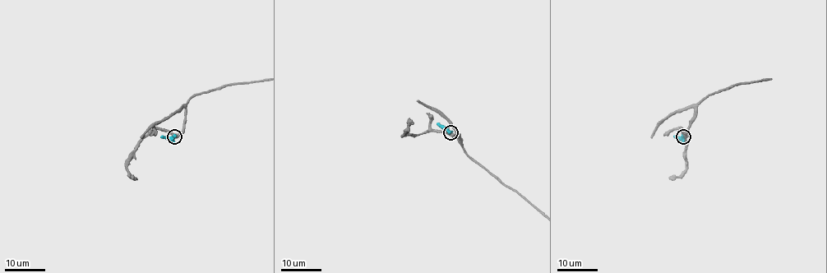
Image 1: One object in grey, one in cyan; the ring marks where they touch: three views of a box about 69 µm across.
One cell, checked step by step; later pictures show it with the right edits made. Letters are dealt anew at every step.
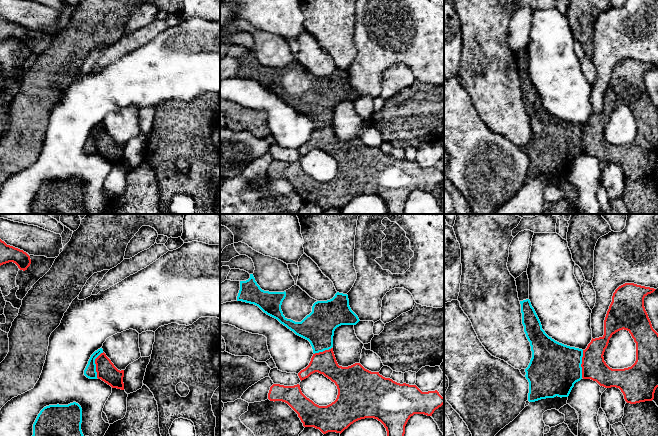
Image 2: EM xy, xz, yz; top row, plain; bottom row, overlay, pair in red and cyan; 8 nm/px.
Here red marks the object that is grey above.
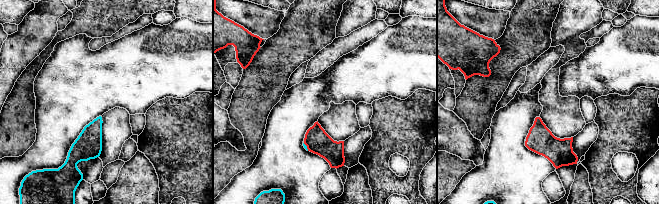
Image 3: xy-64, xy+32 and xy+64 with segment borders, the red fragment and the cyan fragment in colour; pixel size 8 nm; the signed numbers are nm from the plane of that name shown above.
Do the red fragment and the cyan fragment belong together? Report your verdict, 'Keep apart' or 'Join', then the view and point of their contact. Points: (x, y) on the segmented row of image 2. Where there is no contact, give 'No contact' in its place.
Keep apart. Touches red at yz (581, 364)

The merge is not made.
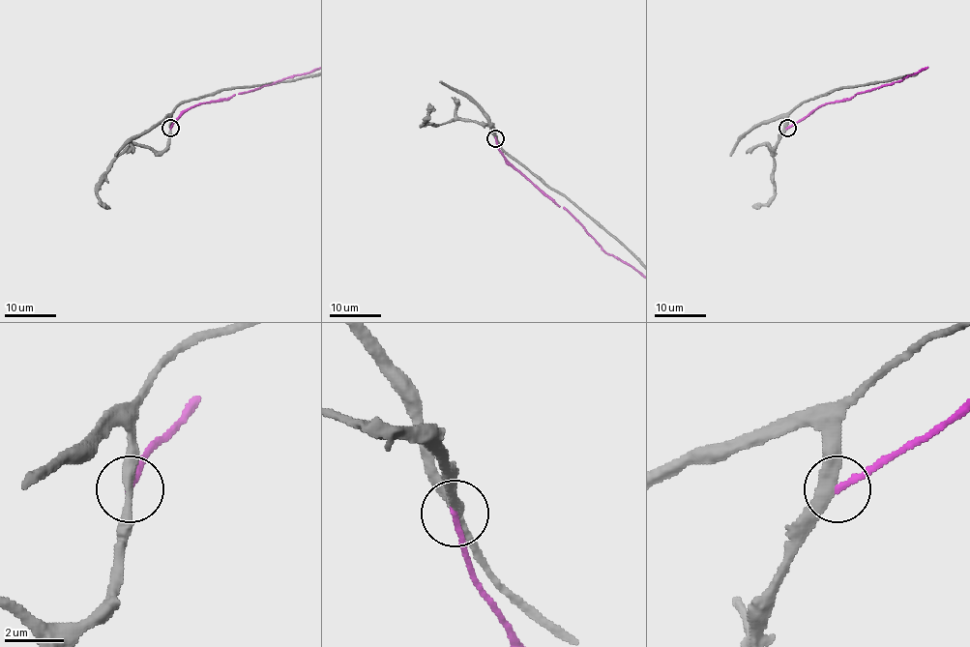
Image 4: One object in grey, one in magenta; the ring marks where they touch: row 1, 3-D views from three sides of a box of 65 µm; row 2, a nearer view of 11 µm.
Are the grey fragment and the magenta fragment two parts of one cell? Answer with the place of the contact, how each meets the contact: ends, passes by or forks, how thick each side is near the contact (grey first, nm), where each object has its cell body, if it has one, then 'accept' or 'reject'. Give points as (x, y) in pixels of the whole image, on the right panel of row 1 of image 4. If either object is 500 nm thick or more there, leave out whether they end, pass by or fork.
at (787, 128); grey passes by; magenta ends there; 360 nm thick on the grey side, 200 nm on the other; no cell body on grey; no cell body on magenta; reject

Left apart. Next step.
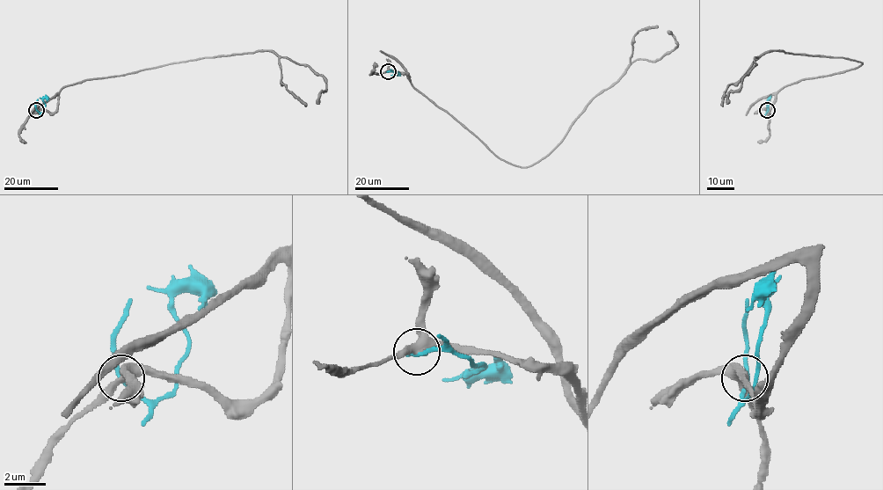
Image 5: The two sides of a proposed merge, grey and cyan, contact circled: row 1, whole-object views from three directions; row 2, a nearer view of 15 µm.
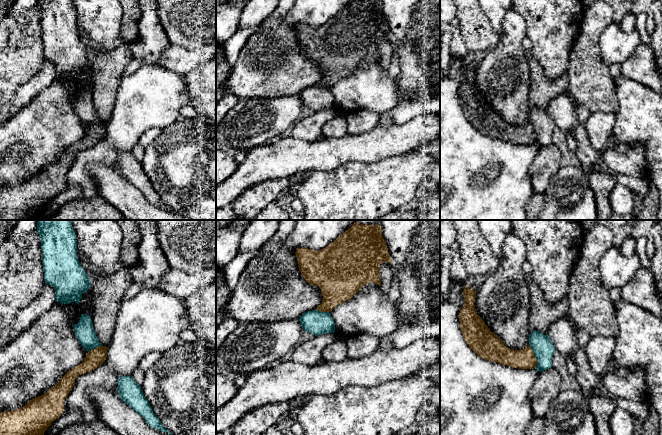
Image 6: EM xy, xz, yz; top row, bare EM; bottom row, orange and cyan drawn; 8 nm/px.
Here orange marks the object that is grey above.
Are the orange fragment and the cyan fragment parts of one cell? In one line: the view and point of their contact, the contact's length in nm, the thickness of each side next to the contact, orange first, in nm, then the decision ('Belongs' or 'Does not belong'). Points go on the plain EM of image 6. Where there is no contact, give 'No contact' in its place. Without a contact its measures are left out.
Touches orange at yz (534, 132). Shared border 190 nm. Thickness 160 nm (orange) against 170 nm. Does not belong

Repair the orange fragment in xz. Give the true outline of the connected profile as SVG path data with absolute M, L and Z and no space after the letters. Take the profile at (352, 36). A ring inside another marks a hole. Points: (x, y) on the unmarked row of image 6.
M353 0L327 23L318 27L299 24L295 30L304 55L321 65L323 76L316 85L321 88L331 88L337 81L351 75L363 61L372 58L380 62L380 40L392 40L379 0Z

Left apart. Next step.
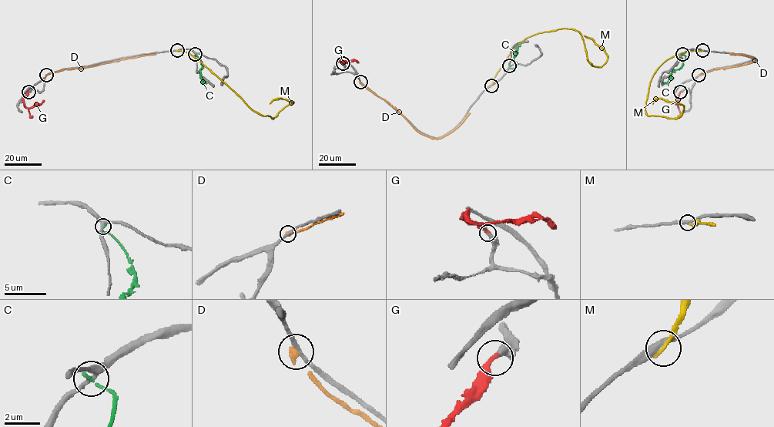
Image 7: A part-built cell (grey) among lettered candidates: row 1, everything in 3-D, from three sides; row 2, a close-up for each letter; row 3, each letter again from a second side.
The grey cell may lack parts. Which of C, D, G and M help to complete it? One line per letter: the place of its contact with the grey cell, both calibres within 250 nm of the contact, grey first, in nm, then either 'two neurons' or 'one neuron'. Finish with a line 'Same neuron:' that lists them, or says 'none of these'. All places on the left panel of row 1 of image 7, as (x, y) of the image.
C: (195, 54) | 240/170 nm | two neurons
D: (46, 75) | 200/380 nm | two neurons
G: (28, 92) | 400/300 nm | one neuron
M: (177, 50) | 360/240 nm | two neurons
Same neuron: G

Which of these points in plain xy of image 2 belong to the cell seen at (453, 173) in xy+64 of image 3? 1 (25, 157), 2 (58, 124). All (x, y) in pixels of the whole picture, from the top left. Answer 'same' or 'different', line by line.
1: same
2: different

